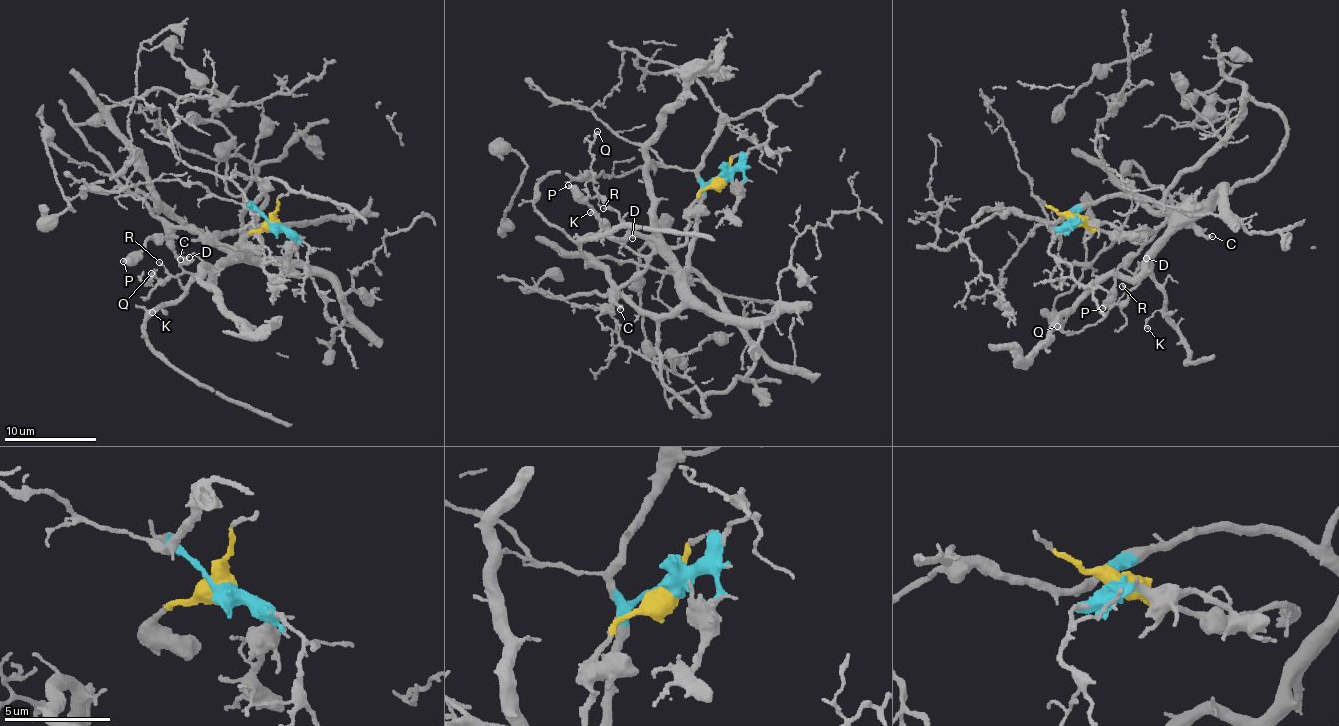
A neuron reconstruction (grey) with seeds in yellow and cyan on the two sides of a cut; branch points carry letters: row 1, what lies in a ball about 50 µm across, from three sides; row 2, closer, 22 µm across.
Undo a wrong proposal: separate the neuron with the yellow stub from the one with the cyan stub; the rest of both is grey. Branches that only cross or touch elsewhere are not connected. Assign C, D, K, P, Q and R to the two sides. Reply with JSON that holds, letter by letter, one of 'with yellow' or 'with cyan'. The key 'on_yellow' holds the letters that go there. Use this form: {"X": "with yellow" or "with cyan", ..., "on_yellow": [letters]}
{"C": "with yellow", "D": "with cyan", "K": "with cyan", "P": "with yellow", "Q": "with cyan", "R": "with cyan", "on_yellow": ["C", "P"]}

